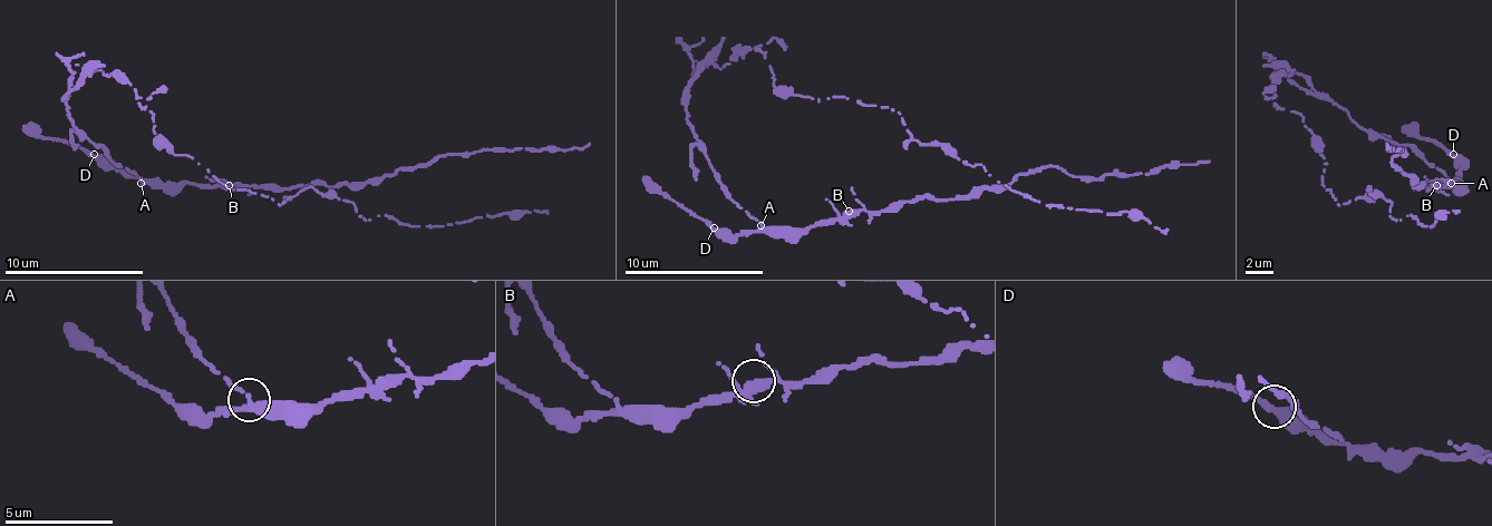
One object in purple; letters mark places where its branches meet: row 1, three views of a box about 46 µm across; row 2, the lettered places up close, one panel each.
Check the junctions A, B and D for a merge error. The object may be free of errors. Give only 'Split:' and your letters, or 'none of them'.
Split: A

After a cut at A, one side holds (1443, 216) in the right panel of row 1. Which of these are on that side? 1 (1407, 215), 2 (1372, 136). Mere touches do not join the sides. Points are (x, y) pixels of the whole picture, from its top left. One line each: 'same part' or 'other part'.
1: same part
2: same part

